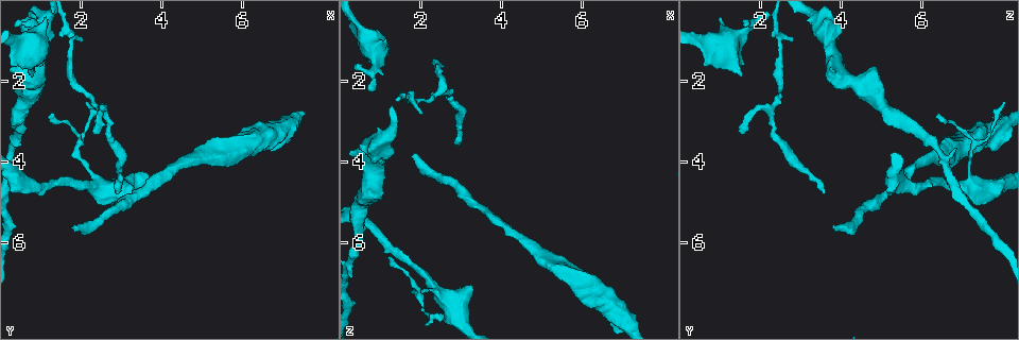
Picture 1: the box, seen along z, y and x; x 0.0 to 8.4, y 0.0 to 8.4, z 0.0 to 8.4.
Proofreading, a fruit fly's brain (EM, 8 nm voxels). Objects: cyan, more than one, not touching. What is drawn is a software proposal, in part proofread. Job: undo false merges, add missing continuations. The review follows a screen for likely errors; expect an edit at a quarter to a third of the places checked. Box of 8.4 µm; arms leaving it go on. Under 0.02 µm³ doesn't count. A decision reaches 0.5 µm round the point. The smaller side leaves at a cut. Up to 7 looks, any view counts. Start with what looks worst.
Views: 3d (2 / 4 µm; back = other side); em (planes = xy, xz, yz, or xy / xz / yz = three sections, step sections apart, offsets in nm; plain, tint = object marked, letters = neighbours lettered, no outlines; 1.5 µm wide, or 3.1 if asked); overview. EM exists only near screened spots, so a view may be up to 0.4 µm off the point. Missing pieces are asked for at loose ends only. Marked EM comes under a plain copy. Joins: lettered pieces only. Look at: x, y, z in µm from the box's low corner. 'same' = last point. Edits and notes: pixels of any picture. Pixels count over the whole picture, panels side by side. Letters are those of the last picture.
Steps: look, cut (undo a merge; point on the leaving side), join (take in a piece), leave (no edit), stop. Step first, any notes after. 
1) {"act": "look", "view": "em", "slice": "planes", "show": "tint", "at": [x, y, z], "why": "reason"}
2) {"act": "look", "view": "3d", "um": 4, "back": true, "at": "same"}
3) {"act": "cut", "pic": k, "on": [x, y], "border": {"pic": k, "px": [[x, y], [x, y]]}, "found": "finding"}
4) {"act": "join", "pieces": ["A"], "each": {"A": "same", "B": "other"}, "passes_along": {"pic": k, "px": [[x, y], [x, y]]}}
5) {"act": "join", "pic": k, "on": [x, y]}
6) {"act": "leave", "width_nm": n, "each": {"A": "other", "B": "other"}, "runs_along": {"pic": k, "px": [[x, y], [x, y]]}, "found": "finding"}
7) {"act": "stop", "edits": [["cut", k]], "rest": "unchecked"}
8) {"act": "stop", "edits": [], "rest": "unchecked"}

{"act": "look", "view": "3d", "um": 2, "at": [1.85, 5.60, 3.80]}

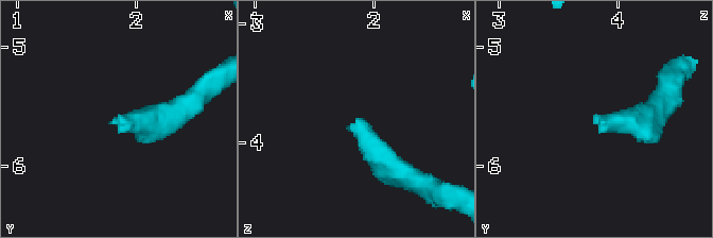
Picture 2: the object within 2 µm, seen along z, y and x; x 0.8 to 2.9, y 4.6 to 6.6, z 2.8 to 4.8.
{"act": "look", "view": "em", "slice": "xz", "step": 8, "show": "letters", "at": [1.84, 5.58, 3.80], "why": "shape alone is not enough"}

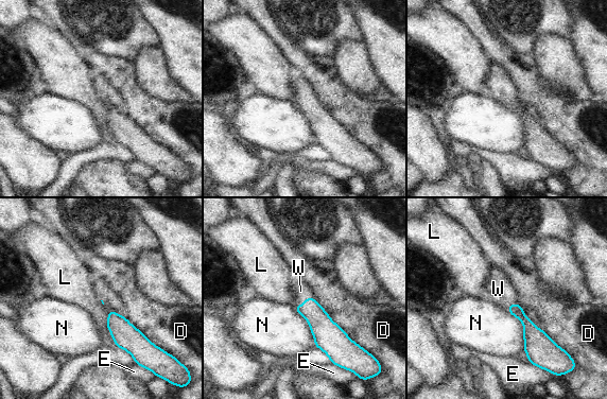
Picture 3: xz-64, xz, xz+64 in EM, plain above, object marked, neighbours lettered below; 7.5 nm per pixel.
{"act": "join", "pieces": ["W"], "each": {"D": "other", "E": "other", "L": "other", "N": "other", "W": "same"}, "passes_along": {"pic": 3, "px": [[323, 328], [305, 301], [300, 291]]}, "found": "it goes on there"}

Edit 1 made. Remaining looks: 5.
{"act": "look", "view": "overview", "why": "redraw"}

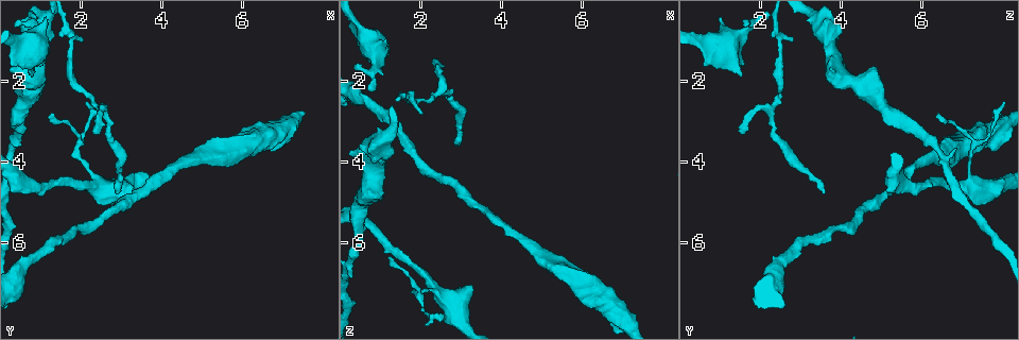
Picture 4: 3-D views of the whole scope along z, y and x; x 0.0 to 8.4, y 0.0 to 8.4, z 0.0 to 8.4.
{"act": "look", "view": "em", "slice": "planes", "show": "letters", "at": [2.30, 3.25, 1.55], "why": "tapers out"}

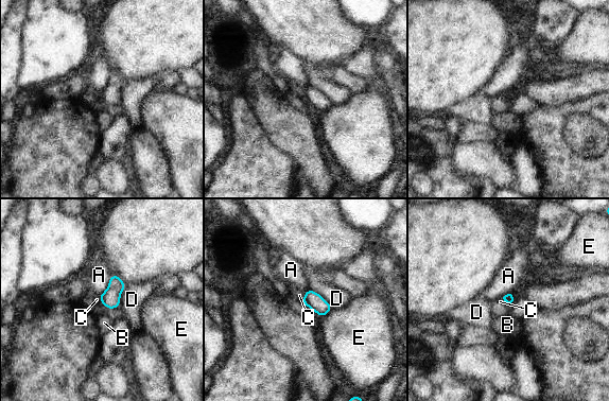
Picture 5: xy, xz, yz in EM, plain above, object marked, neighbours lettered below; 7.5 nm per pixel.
{"act": "leave", "each": {"A": "other", "B": "other", "C": "other", "D": "other", "E": "other"}, "border": {"pic": 5, "px": [[99, 296], [106, 307], [118, 307]]}, "found": "no lettered piece goes on from it"}

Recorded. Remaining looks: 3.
{"act": "look", "view": "3d", "um": 4, "at": [1.35, 2.85, 6.45], "why": "thin end"}

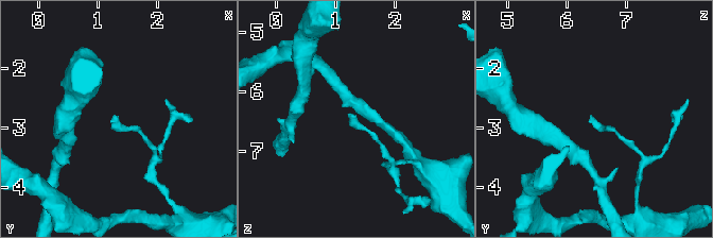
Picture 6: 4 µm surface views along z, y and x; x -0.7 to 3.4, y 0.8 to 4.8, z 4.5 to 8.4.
{"act": "look", "view": "em", "slice": "planes", "show": "letters", "at": [1.30, 2.85, 6.40], "why": "need the tissue"}

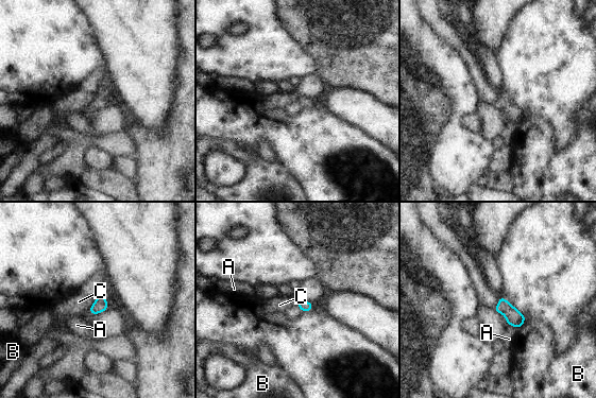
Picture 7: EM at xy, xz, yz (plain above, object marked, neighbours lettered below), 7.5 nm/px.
{"act": "leave", "width_nm": 80, "each": {"A": "other", "B": "other", "C": "other"}, "border": {"pic": 7, "px": [[95, 300], [88, 310]]}, "found": "none of them fits"}

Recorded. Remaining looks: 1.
{"act": "stop", "edits": [["join", 3]], "rest": "unchecked"}

